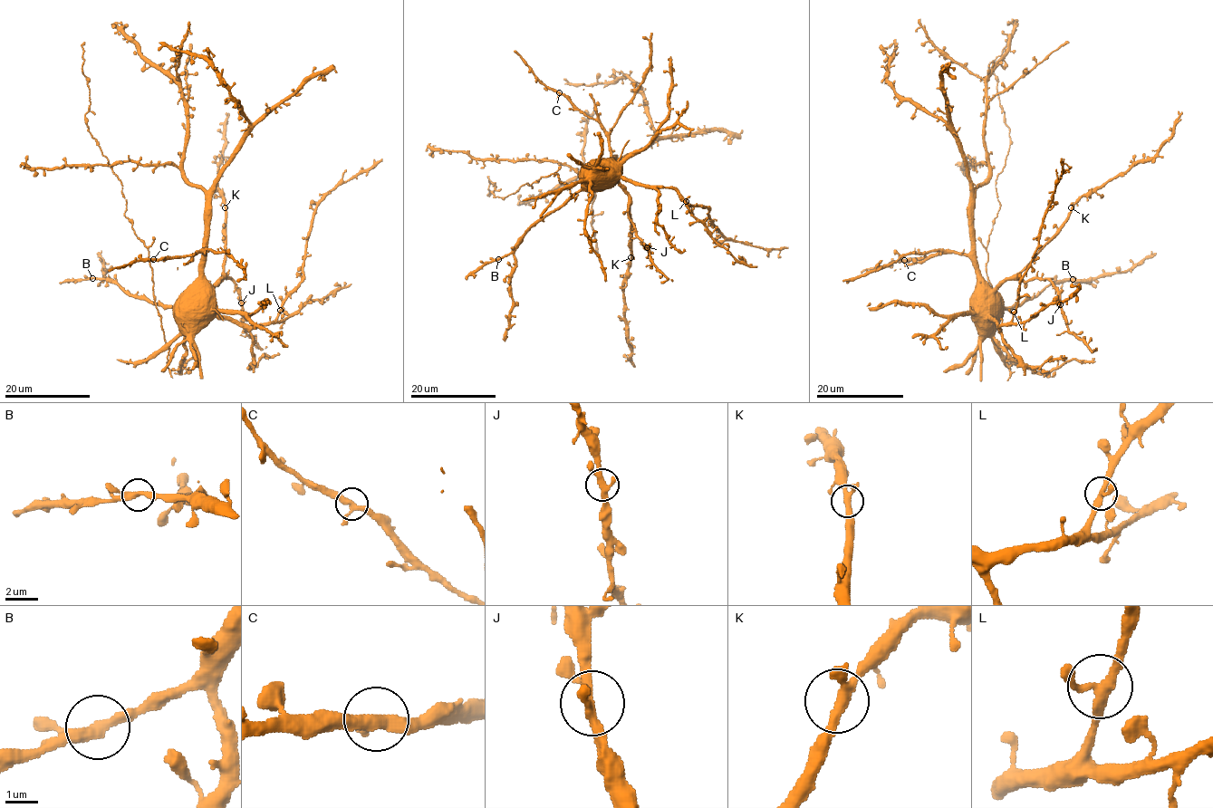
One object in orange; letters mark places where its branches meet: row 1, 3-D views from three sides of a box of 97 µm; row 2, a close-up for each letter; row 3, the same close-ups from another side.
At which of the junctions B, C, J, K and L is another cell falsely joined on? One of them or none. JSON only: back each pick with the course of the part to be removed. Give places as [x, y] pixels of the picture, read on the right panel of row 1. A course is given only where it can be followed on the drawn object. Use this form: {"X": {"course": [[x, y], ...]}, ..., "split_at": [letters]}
{"split_at": []}

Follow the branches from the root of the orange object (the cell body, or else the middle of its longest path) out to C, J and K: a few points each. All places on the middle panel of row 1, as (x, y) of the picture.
C: (586, 176), (587, 167), (604, 167), (611, 156), (607, 137), (594, 120), (583, 115), (559, 92)
J: (586, 176), (599, 187), (610, 187), (616, 181), (628, 193), (630, 221), (635, 234), (647, 247)
K: (586, 176), (599, 187), (610, 187), (616, 181), (628, 196), (630, 257)

